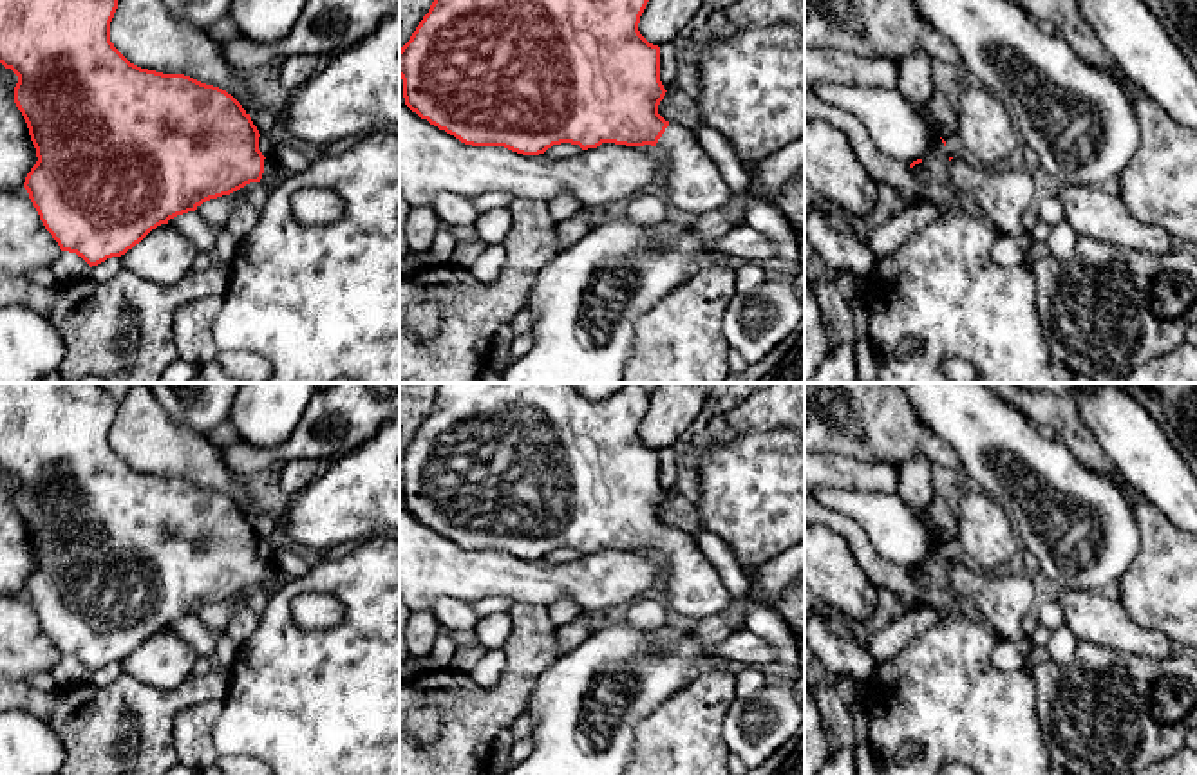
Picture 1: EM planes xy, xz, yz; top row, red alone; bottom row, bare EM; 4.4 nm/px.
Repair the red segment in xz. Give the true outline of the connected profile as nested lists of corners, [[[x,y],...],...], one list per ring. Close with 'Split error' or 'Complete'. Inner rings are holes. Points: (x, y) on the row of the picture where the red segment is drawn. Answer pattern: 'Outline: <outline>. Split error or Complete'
Outline: [[[434,0],[410,40],[400,49],[400,78],[403,79],[405,105],[421,119],[427,119],[465,145],[504,146],[523,155],[539,155],[561,143],[579,145],[582,150],[597,148],[602,143],[626,146],[651,145],[664,163],[660,177],[664,197],[674,210],[685,210],[696,215],[720,210],[730,202],[734,193],[723,181],[716,163],[700,146],[693,128],[669,123],[658,114],[658,105],[667,92],[660,81],[660,47],[649,43],[638,31],[640,16],[647,2],[649,0]]]. Split error

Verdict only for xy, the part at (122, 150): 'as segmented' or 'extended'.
extended

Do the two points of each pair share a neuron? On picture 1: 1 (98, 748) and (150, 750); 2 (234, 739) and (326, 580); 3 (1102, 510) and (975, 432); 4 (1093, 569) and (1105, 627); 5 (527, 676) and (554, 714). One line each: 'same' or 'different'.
1: same
2: same
3: same
4: different
5: different

